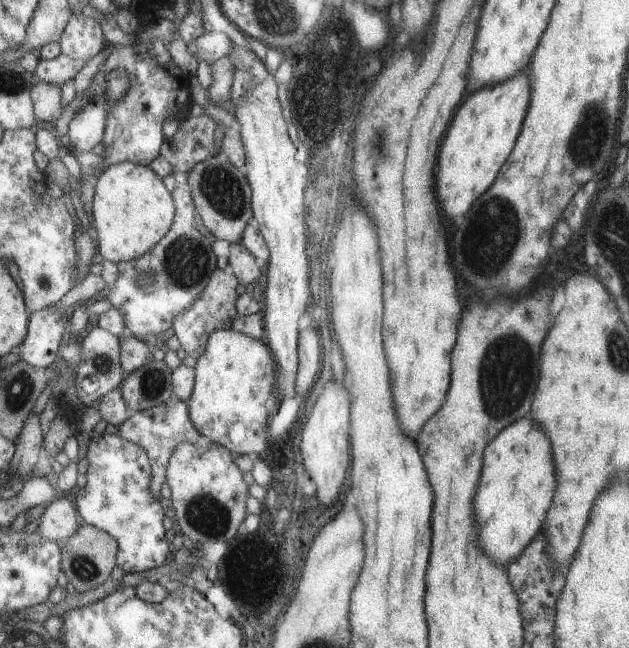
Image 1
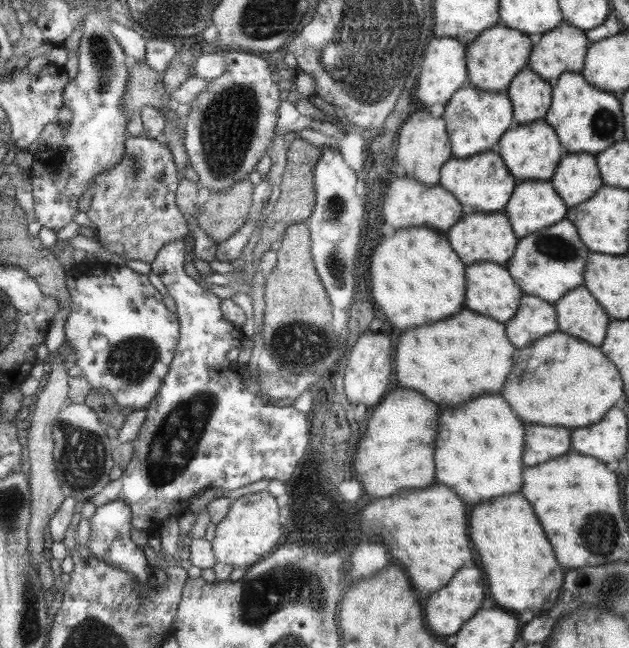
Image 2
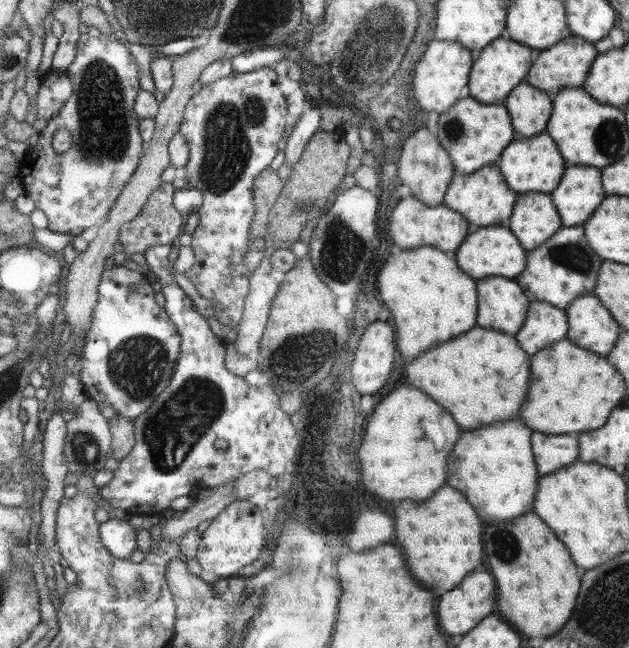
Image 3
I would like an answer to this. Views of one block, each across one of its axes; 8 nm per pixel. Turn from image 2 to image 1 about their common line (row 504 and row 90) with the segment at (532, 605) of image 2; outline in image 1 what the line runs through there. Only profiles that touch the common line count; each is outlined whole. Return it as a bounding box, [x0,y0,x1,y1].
[439,72,529,218]

